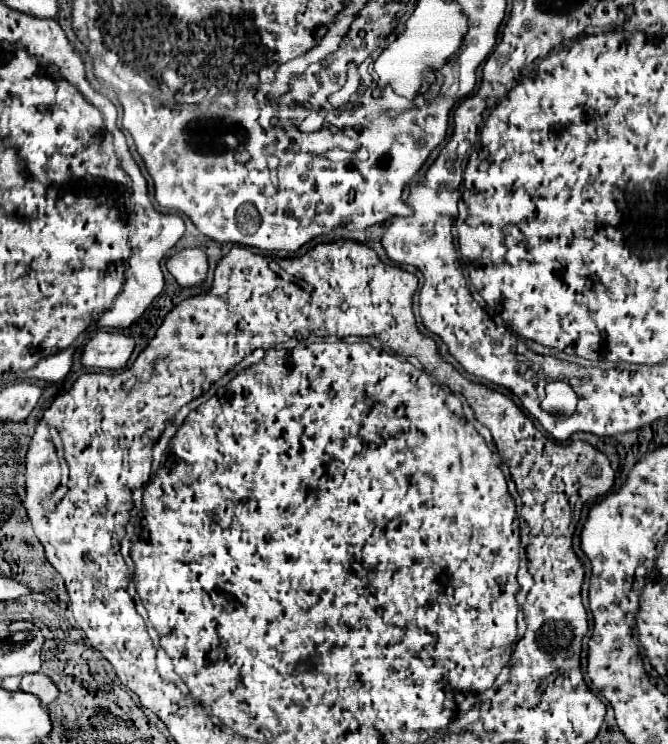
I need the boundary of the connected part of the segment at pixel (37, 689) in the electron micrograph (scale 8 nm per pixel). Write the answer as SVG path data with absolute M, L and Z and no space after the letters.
M44 673L24 675L20 689L38 695L42 699L42 703L46 703L46 705L50 705L52 701L56 701L58 695L60 695L60 689L56 687L56 683L48 675L44 675Z

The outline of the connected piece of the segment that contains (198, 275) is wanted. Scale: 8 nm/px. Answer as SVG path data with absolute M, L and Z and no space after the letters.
M192 247L192 249L180 249L178 253L174 253L166 261L166 267L182 287L194 287L206 279L208 261L202 249Z

